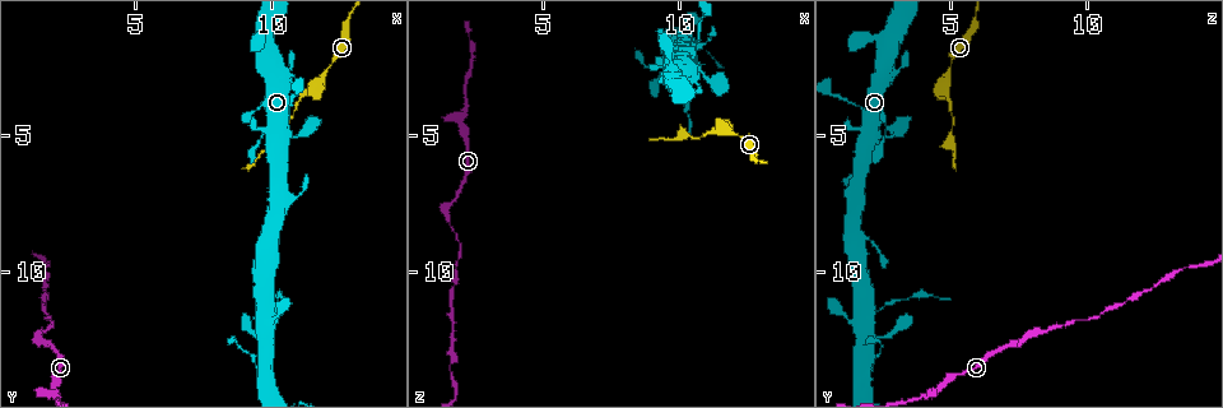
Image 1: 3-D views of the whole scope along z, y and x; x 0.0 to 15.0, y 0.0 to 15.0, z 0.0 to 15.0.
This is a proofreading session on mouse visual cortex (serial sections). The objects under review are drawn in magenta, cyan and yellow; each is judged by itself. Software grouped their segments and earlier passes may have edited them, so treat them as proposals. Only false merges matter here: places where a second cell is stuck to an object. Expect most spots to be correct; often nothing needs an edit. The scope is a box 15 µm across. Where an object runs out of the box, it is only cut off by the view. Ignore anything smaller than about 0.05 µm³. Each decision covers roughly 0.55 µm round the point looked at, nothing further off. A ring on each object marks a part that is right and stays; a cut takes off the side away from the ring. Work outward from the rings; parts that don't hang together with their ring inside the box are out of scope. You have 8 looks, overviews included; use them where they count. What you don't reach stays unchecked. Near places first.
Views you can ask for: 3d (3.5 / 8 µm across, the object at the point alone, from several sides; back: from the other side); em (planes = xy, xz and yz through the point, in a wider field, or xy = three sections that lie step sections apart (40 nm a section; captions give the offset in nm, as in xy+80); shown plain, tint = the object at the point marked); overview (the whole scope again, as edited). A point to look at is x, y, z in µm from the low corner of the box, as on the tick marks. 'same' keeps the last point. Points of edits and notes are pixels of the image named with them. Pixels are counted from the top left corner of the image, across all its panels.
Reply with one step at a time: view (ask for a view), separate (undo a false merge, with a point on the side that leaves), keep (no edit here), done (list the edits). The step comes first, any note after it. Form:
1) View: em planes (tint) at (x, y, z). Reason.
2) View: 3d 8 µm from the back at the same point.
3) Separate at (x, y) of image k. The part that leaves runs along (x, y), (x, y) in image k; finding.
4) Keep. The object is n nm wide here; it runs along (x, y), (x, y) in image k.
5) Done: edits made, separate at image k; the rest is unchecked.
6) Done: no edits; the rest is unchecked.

View: 3d 3.5 µm from the back at (11.0, 3.6, 4.8). Sudden change in width.

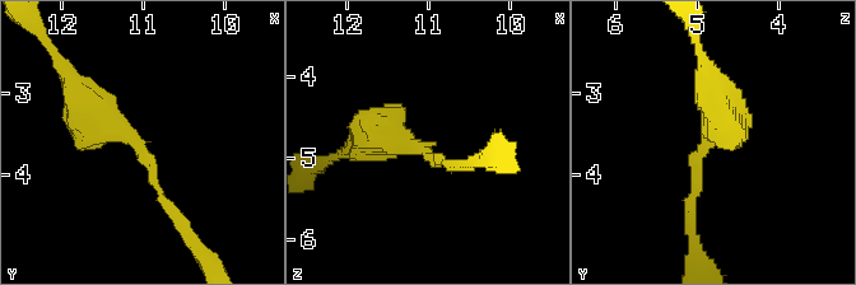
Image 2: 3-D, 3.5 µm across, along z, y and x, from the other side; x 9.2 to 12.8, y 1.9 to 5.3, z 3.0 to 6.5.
View: em xy step 5 (tint) at (11.00, 3.70, 4.90). The arms are 150, 450 nm wide; shape alone is not enough.

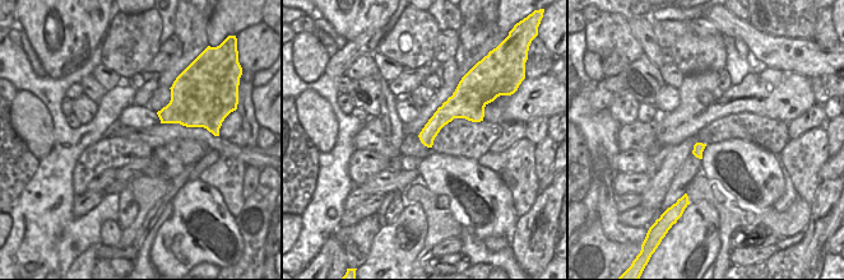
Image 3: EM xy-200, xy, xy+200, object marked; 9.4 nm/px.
Keep. It runs along (82, 93), (140, 148), (180, 218) in image 2; all the same cell.

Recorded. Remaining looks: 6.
View: 3d 3.5 µm at (10.2, 11.6, 2.2). Calibre changes.

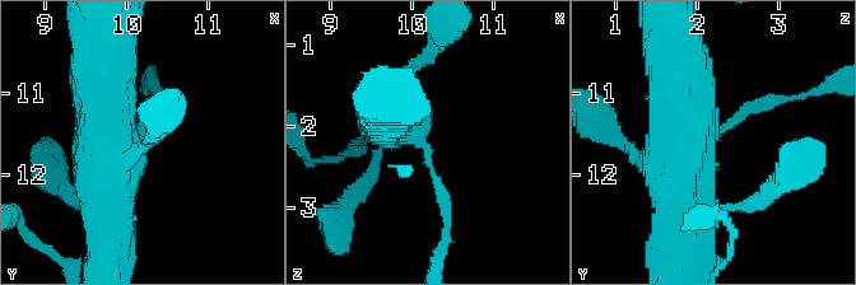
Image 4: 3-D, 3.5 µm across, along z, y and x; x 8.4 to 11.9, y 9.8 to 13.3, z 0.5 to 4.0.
View: em planes (tint) at (10.15, 11.45, 2.20). The arms are 150, 700 nm wide; now the EM.

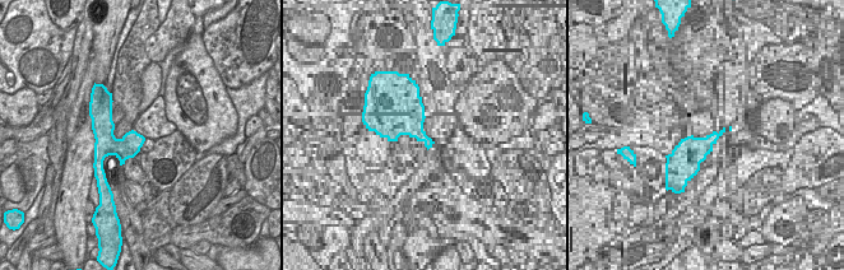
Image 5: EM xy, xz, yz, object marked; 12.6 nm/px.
View: em xy step 1 (tint) at the same point. Another direction.

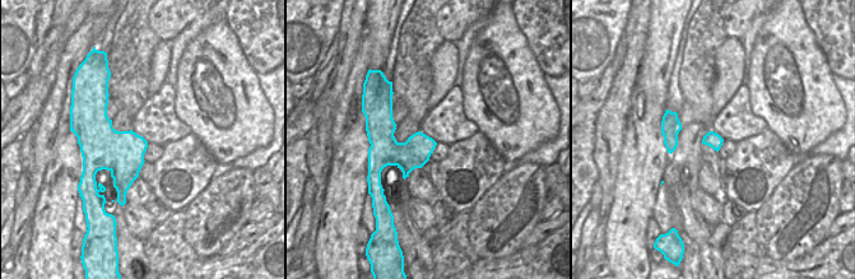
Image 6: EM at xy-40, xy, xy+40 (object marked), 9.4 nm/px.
Keep. The object is 280 nm wide here; it runs along (389, 108), (428, 150), (443, 209) in image 4; one cell here.

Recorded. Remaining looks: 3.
View: 3d 3.5 µm at (2.1, 14.3, 4.6). Abrupt turn.

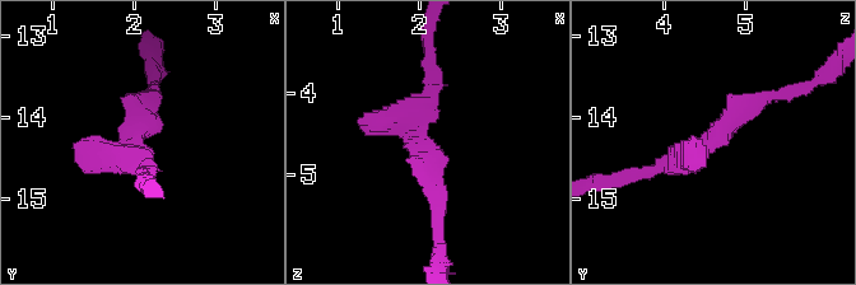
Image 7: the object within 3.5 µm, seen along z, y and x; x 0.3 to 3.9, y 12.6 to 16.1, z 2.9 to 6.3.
View: em planes (tint) at (1.95, 14.30, 4.50). Shape alone is not enough.

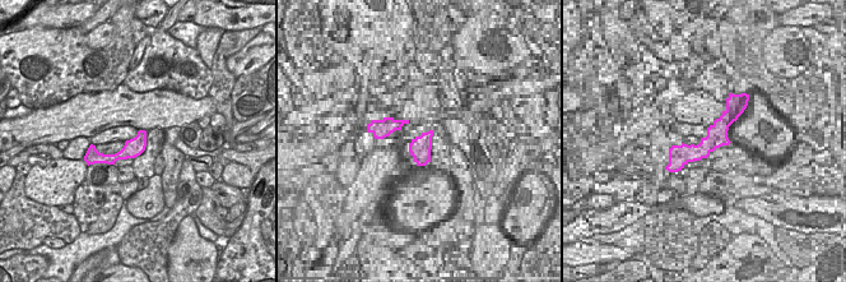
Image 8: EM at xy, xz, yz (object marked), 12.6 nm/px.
Keep. It runs along (767, 97), (688, 157), (633, 176) in image 7; continuous, no second cell.

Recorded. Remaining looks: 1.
Done: no edits; the rest is unchecked.

